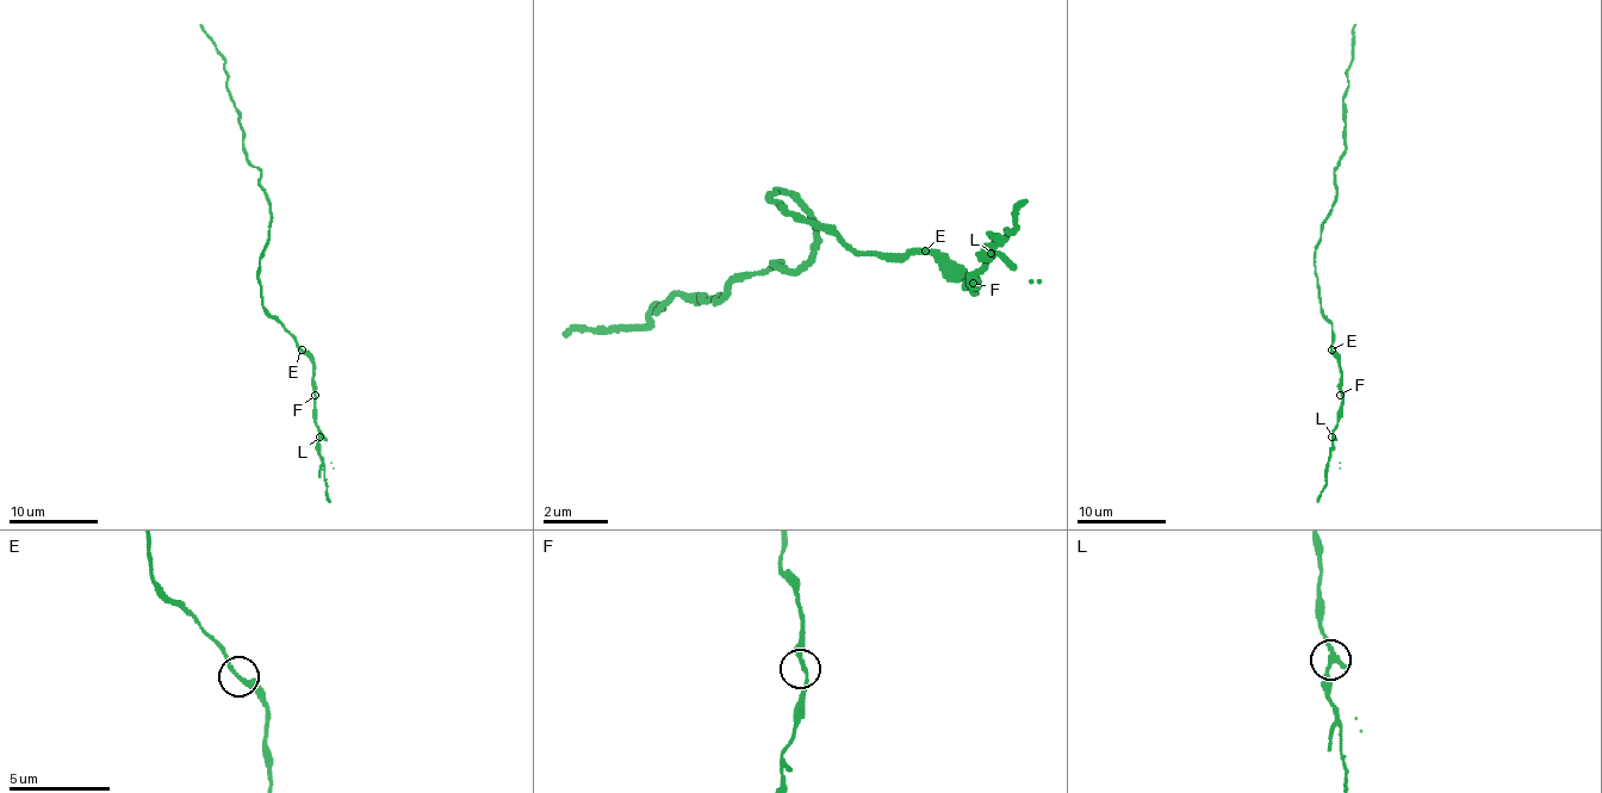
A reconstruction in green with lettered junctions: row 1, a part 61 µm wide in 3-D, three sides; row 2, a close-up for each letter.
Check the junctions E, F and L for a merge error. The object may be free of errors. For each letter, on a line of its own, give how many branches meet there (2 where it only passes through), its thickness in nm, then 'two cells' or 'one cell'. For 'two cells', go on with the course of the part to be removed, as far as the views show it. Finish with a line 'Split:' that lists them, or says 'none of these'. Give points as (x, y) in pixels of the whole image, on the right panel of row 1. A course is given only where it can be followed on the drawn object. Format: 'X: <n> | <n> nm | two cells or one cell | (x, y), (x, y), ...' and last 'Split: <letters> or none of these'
E: 2 | 220 nm | one cell
F: 2 | 220 nm | one cell
L: 2 | 220 nm | two cells | (1332, 438), (1332, 456), (1324, 471), (1327, 484), (1317, 502)
Split: L

